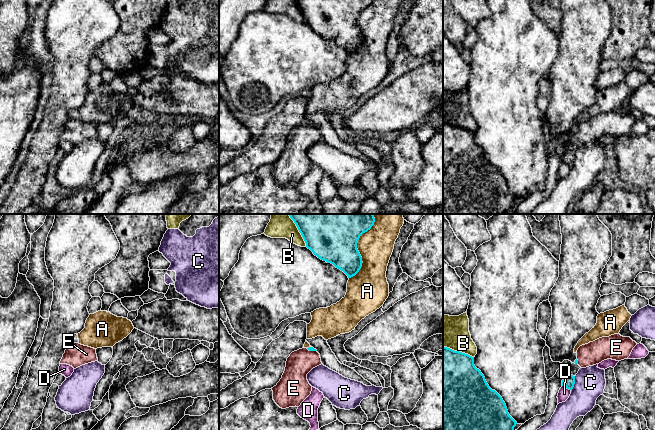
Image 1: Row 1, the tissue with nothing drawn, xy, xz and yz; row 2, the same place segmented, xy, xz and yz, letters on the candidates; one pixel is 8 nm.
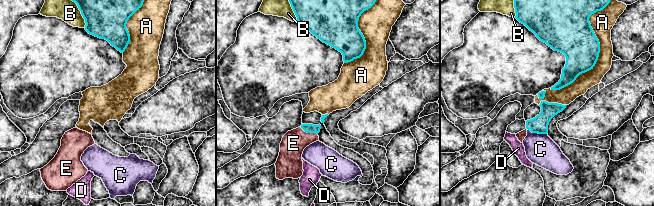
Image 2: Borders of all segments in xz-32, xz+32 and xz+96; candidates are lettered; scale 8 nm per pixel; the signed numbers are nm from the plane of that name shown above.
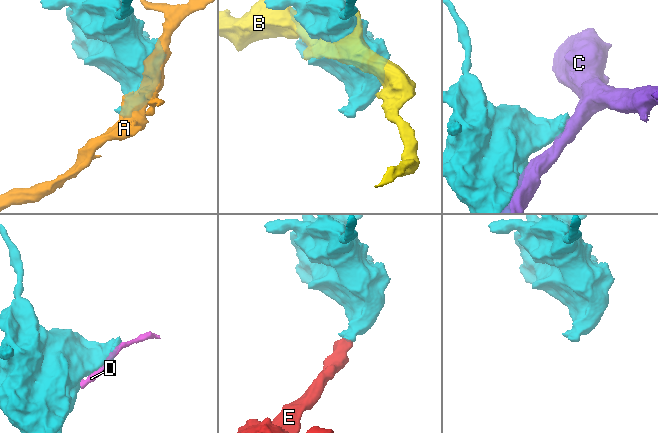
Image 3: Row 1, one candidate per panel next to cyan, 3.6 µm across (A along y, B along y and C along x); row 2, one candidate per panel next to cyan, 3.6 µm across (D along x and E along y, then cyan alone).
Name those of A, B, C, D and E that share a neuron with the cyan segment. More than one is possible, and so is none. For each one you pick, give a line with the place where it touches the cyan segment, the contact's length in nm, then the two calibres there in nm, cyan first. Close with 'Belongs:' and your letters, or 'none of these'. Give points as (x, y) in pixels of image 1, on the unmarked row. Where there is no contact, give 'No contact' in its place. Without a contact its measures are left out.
E: Touches cyan at xz (311, 126). Shared border 90 nm. Thickness 30 nm (cyan) against 200 nm
Belongs: E

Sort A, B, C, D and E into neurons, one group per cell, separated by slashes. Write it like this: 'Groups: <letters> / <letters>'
Groups: A / B / C / D / E

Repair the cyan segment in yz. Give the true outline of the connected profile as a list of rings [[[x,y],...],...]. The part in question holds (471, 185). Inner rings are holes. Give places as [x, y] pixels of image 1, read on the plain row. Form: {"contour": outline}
{"contour": [[[443,122],[443,214],[505,214],[517,198],[509,191],[502,173],[487,160],[474,141],[474,133]]]}

